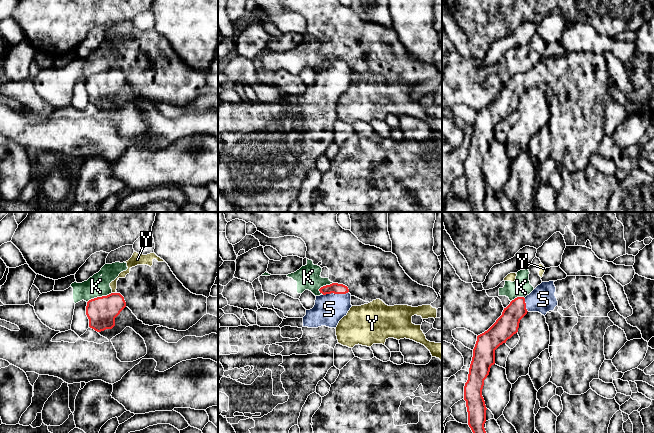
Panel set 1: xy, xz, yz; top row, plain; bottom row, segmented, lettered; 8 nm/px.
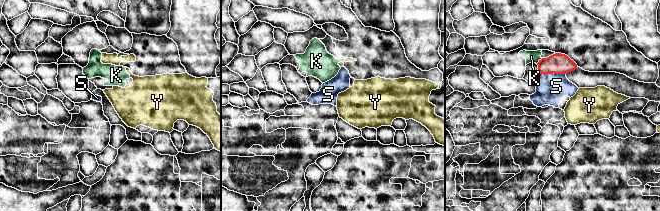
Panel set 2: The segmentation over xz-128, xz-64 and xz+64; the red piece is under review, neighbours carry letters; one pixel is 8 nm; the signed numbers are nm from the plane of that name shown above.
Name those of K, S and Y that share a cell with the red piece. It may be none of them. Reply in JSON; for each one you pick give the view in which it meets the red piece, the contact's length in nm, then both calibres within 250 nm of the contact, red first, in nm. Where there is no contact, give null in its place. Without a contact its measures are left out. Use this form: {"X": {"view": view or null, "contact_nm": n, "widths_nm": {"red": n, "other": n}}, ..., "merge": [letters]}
{"S": {"view": "xz", "contact_nm": 220, "widths_nm": {"red": 90, "other": 240}}, "merge": ["S"]}

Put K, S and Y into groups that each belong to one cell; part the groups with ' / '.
K Y / S

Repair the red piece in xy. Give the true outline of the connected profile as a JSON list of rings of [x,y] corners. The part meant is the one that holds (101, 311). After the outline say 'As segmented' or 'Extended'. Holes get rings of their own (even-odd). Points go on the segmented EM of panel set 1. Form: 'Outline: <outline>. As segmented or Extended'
Outline: [[[120,293],[89,300],[86,306],[89,327],[97,332],[112,329],[115,326],[115,318],[125,307],[126,302]]]. As segmented

